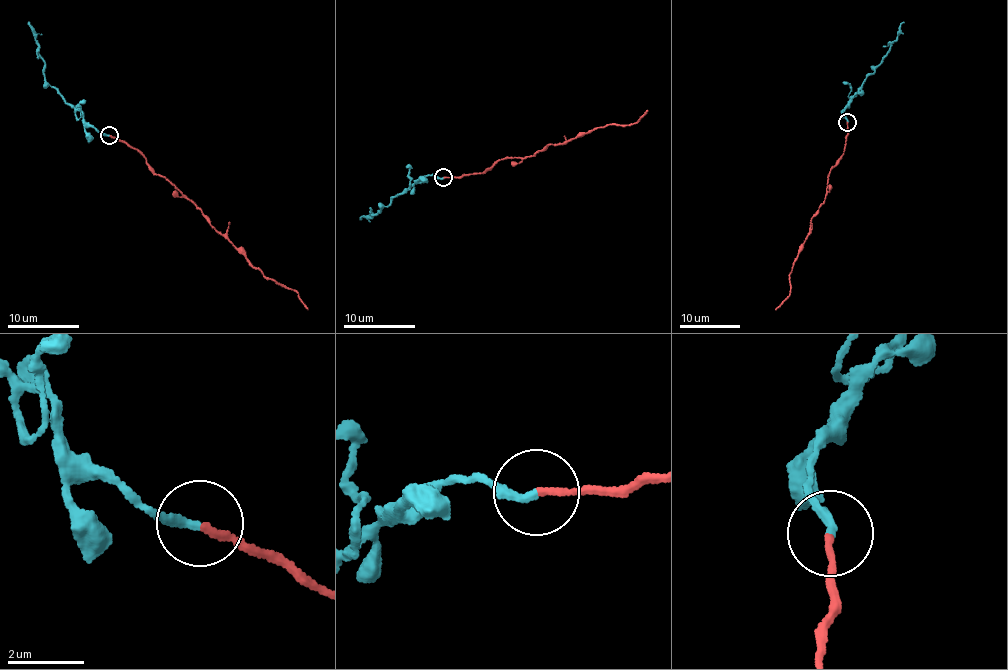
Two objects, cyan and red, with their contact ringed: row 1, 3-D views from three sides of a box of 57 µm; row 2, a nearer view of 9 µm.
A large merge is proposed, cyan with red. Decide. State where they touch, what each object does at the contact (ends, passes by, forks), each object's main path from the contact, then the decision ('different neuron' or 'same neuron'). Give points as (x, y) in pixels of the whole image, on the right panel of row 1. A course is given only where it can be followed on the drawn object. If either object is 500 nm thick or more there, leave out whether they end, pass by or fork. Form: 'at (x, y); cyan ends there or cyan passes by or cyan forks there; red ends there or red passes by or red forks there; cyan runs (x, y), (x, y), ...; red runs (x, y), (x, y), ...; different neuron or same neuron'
at (847, 122); cyan ends there; red ends there; cyan runs (847, 122), (844, 112), (897, 38), (904, 21); red runs (847, 122), (844, 148), (828, 178), (827, 192), (811, 221), (810, 232), (789, 275), (791, 291), (775, 310); same neuron

